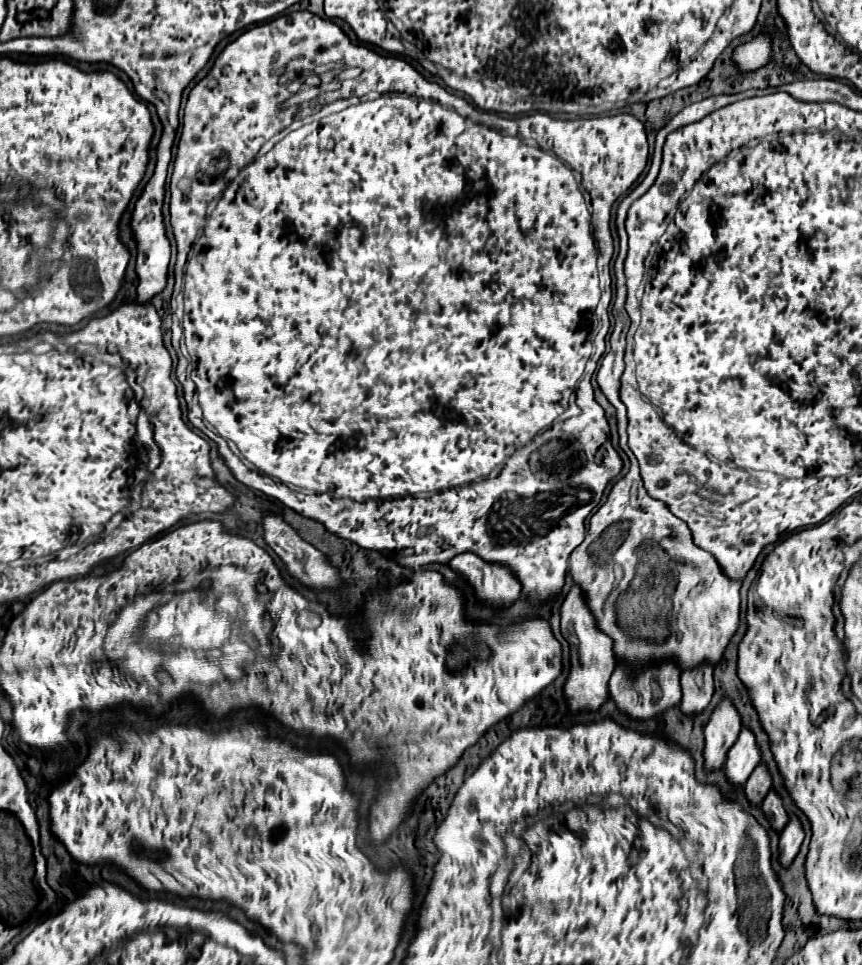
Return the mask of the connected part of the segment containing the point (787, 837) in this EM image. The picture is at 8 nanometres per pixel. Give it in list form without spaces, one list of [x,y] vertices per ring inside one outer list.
[[[793,816],[779,838],[779,864],[783,868],[791,866],[793,858],[799,852],[801,842],[803,842],[803,828],[801,828],[801,822]]]

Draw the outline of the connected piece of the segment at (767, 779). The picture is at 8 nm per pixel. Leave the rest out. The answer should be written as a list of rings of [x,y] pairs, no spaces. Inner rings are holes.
[[[763,764],[757,766],[757,770],[751,774],[751,778],[745,784],[745,798],[751,804],[761,804],[771,788],[771,776]]]

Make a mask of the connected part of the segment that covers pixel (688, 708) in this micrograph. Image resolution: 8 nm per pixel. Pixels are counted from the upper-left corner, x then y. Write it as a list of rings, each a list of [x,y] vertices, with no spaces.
[[[699,666],[697,670],[681,674],[681,688],[683,688],[681,712],[691,718],[699,716],[709,706],[715,694],[713,670],[709,670],[709,666]]]

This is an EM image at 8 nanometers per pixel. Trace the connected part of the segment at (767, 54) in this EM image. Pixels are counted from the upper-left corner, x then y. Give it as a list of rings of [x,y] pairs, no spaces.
[[[767,34],[755,36],[751,42],[739,46],[733,54],[733,62],[741,72],[751,72],[765,66],[771,60],[771,38]]]

